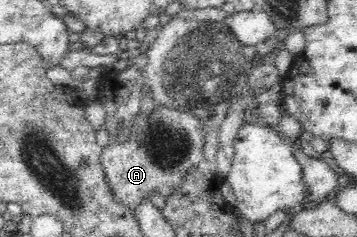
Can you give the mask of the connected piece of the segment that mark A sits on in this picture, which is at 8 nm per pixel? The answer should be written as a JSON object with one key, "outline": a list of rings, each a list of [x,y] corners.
{"outline":[[[156,105],[149,116],[137,113],[130,124],[121,122],[118,133],[102,151],[101,165],[113,193],[131,209],[157,191],[163,197],[179,192],[183,177],[204,160],[205,130],[197,116]]]}

